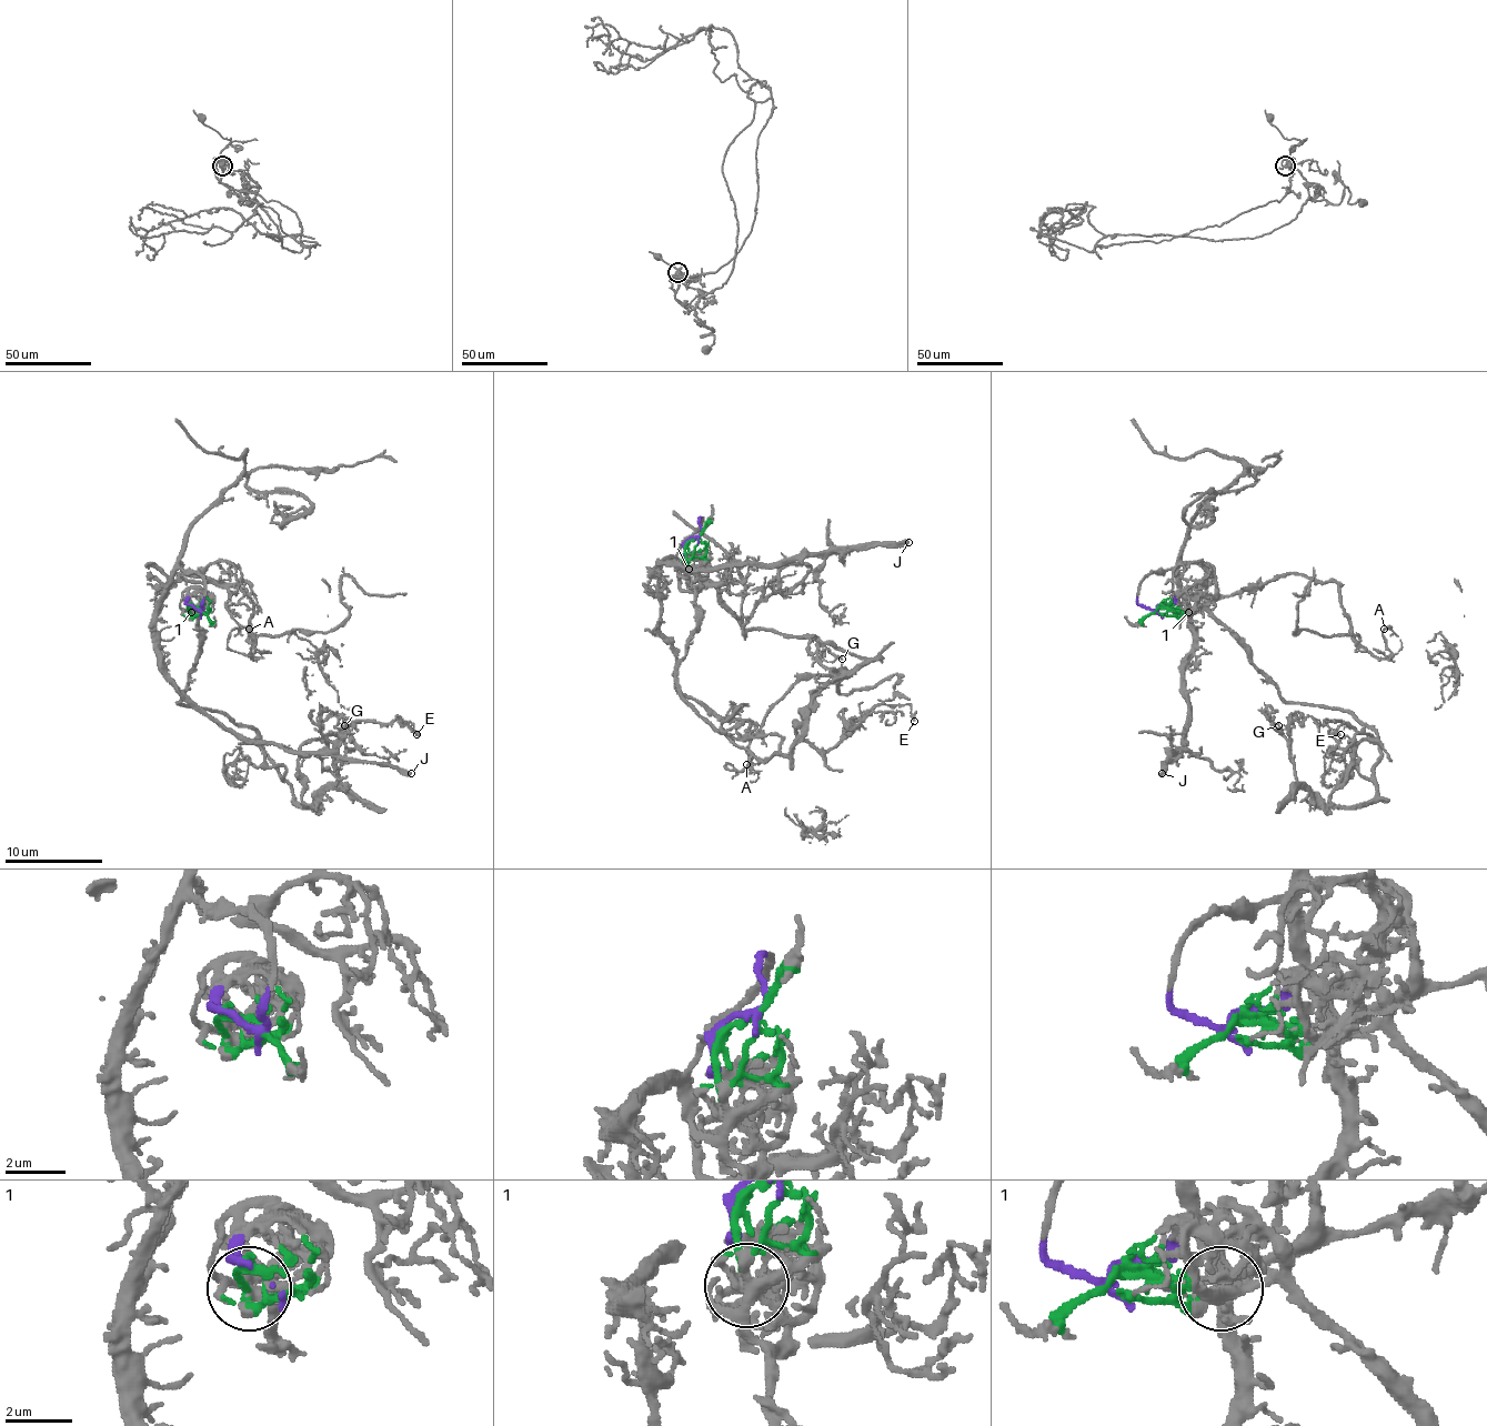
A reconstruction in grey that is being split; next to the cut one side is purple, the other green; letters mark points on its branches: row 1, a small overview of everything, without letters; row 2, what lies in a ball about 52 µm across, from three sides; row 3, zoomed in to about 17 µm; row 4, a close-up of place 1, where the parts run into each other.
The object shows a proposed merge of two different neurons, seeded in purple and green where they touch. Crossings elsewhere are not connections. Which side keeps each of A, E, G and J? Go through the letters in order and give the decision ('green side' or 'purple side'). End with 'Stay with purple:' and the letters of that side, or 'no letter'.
A: purple side
E: green side
G: green side
J: purple side
Stay with purple: A, J

